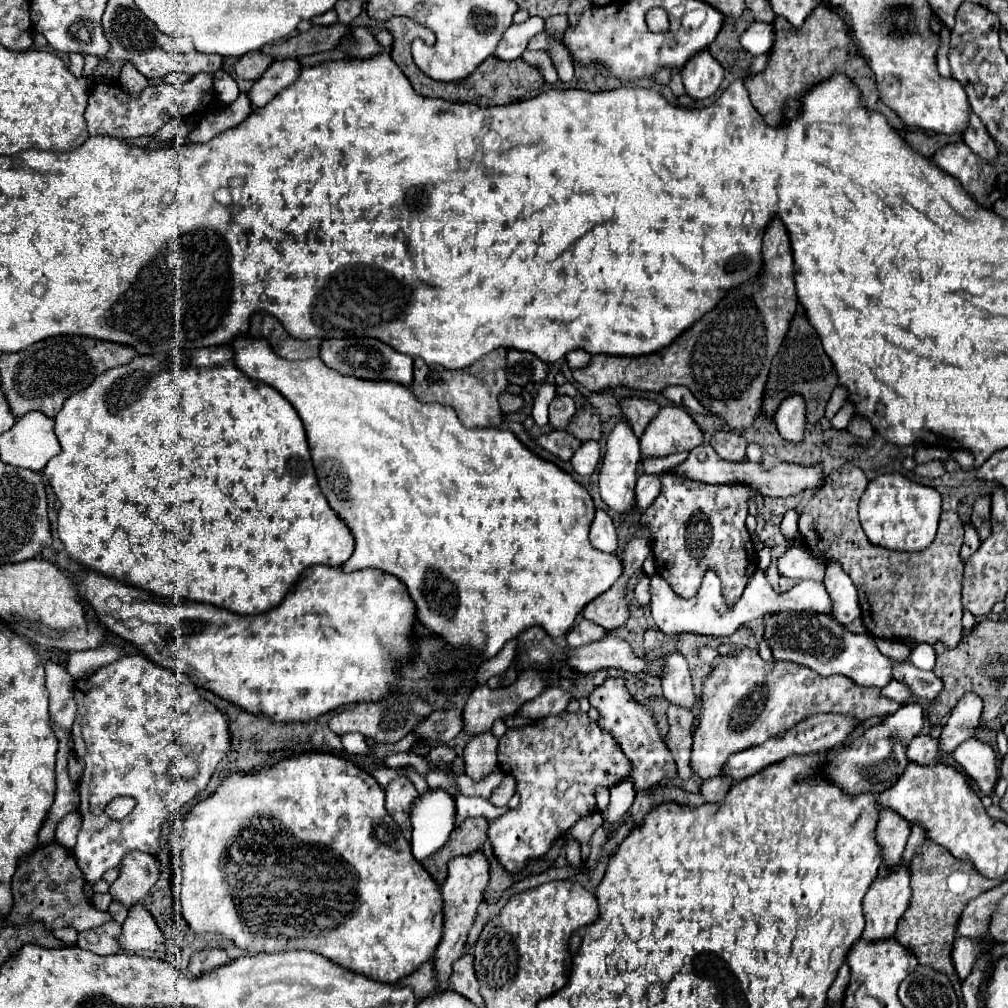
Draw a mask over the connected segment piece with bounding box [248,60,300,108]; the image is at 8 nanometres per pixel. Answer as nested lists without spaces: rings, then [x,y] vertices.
[[[298,60],[274,62],[260,76],[260,80],[254,82],[254,86],[248,90],[248,96],[252,100],[250,104],[254,104],[254,108],[266,106],[280,90],[284,90],[286,86],[292,86],[298,80],[298,72],[300,72]]]

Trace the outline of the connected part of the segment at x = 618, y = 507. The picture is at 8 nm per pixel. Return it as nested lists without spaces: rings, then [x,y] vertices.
[[[620,422],[614,426],[614,430],[608,436],[608,444],[606,444],[606,456],[600,468],[600,496],[604,500],[604,504],[618,512],[618,514],[636,514],[636,500],[634,500],[634,484],[636,484],[636,466],[638,466],[638,458],[640,458],[640,446],[638,446],[638,438],[634,436],[630,424]]]

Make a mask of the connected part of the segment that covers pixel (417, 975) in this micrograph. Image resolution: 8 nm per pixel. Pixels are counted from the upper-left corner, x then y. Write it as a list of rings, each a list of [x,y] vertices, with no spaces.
[[[426,962],[426,964],[422,964],[414,974],[410,974],[410,976],[406,976],[402,982],[398,982],[398,984],[406,984],[406,986],[412,986],[412,990],[414,990],[414,994],[416,994],[416,998],[418,1000],[424,1000],[426,996],[432,996],[434,994],[434,966],[432,966],[432,962]]]

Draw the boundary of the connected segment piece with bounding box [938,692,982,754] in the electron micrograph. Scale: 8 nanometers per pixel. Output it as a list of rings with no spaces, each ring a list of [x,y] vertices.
[[[972,692],[964,694],[962,700],[952,710],[948,722],[942,726],[942,734],[938,738],[940,752],[952,754],[954,748],[958,748],[958,744],[972,738],[980,722],[980,714],[982,714],[982,700]]]

